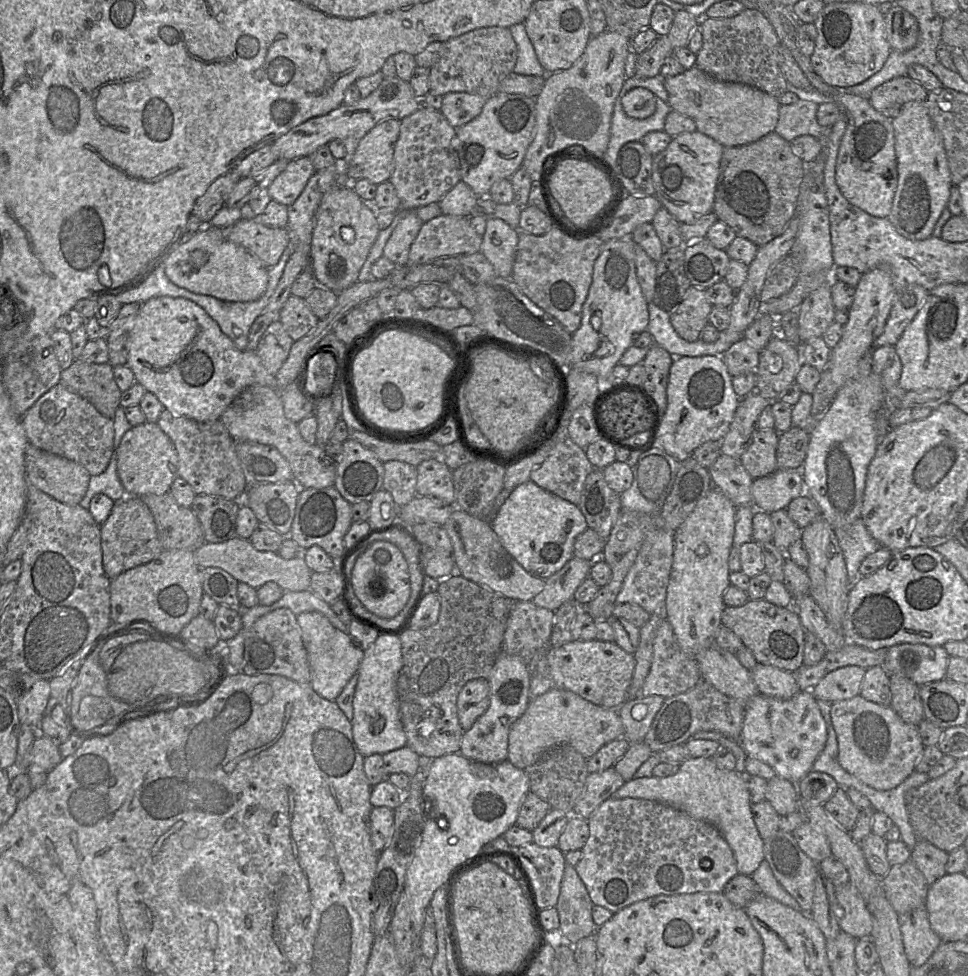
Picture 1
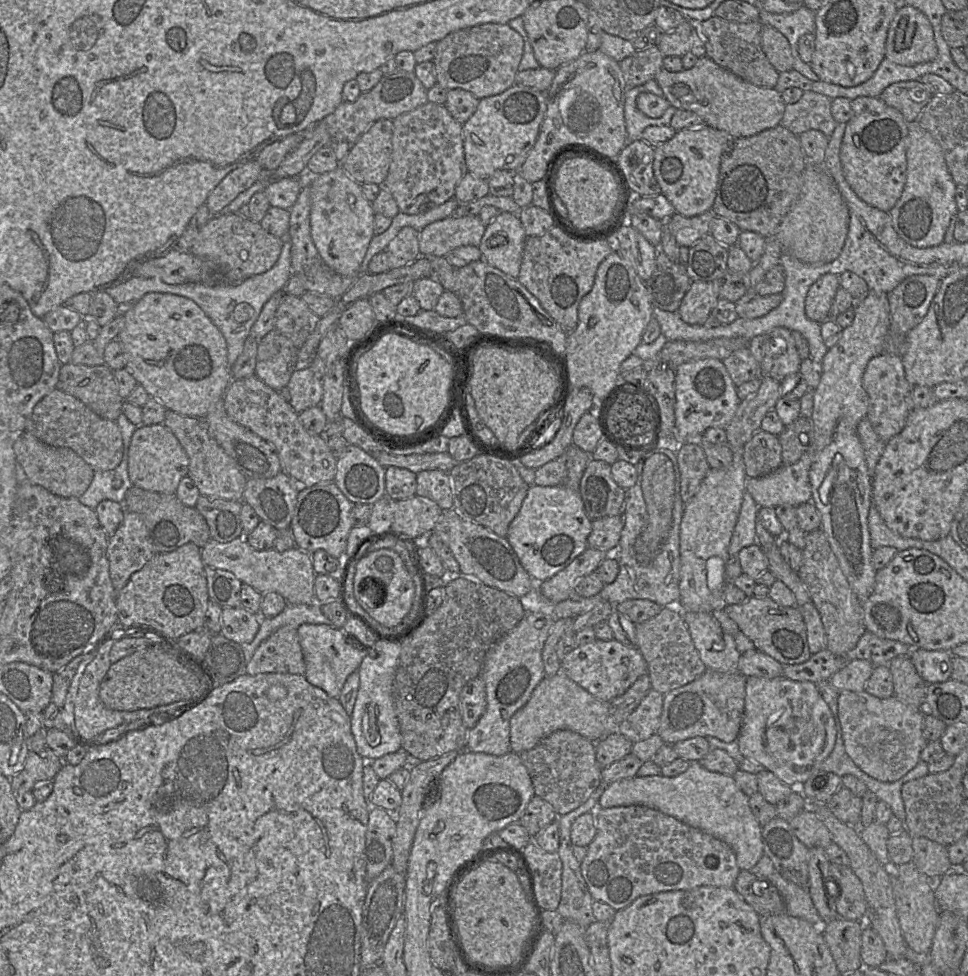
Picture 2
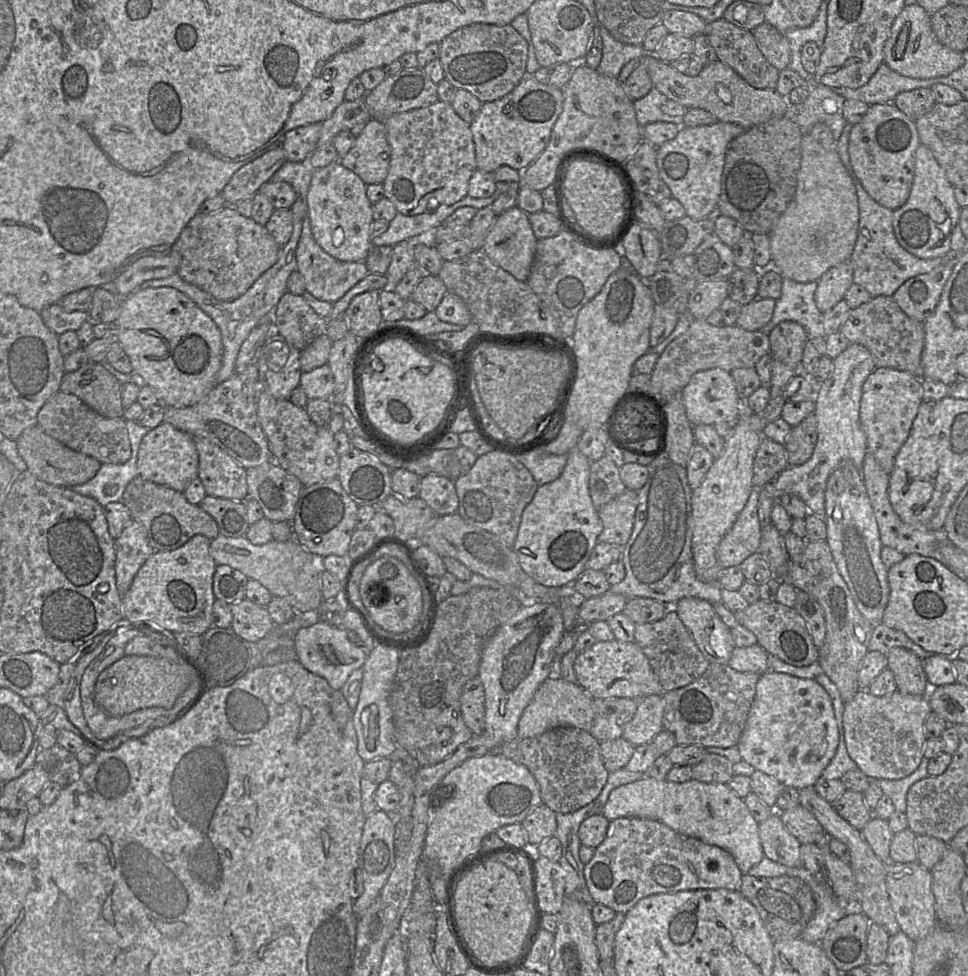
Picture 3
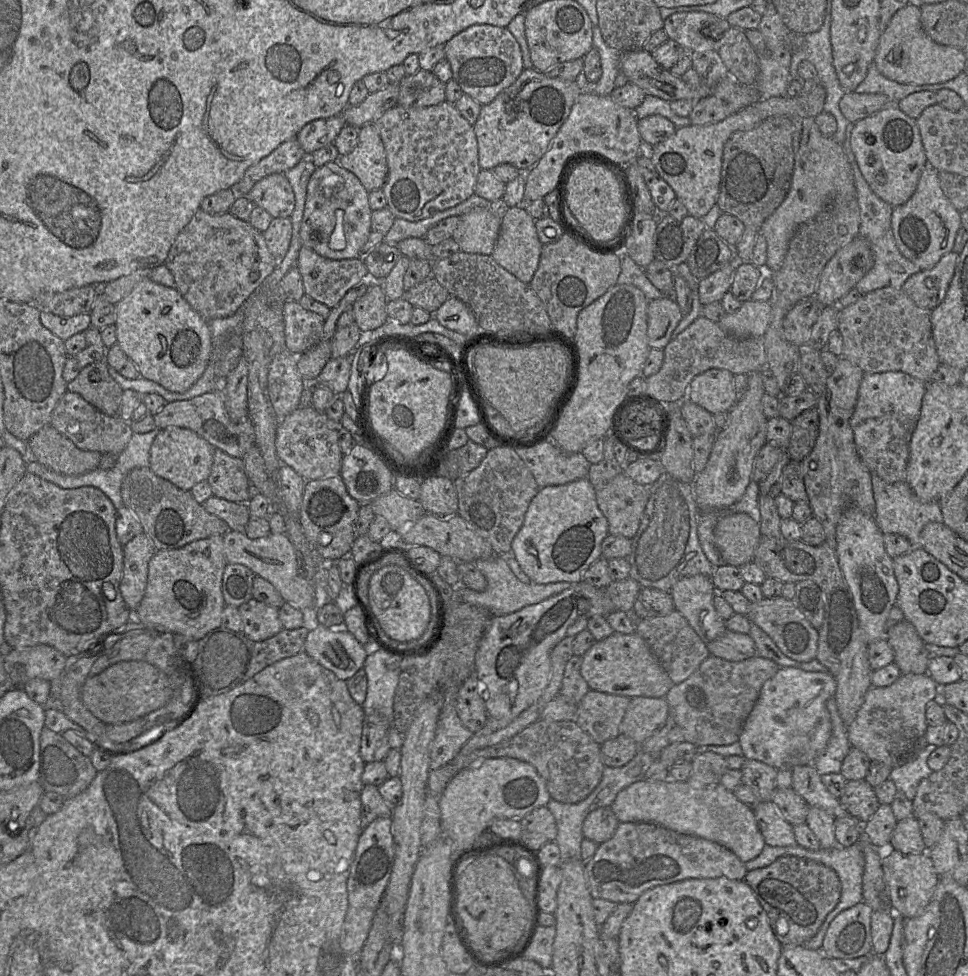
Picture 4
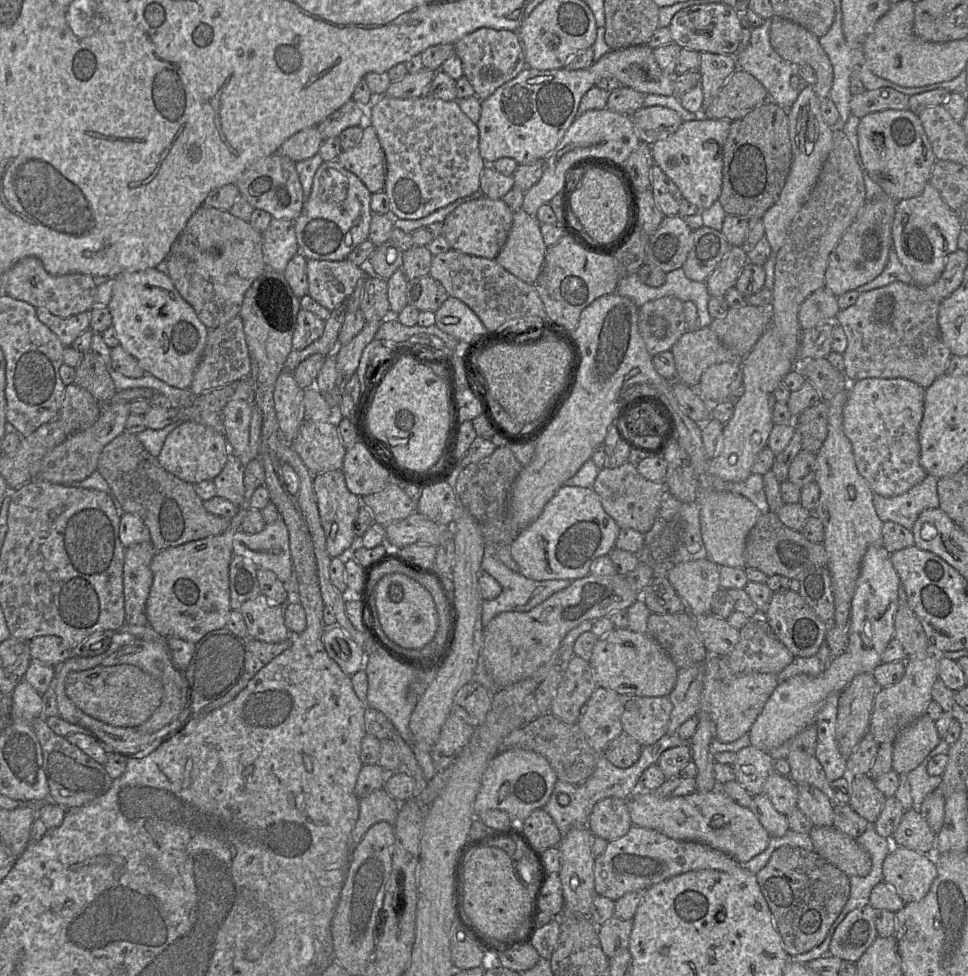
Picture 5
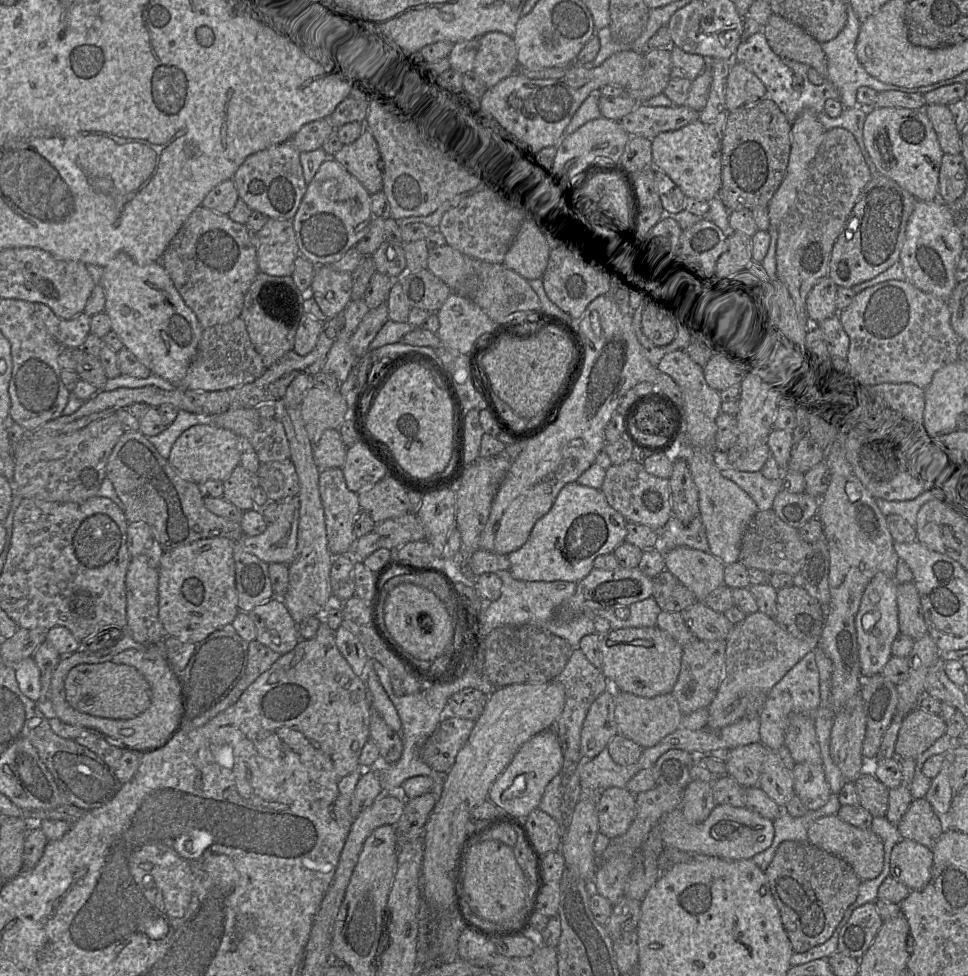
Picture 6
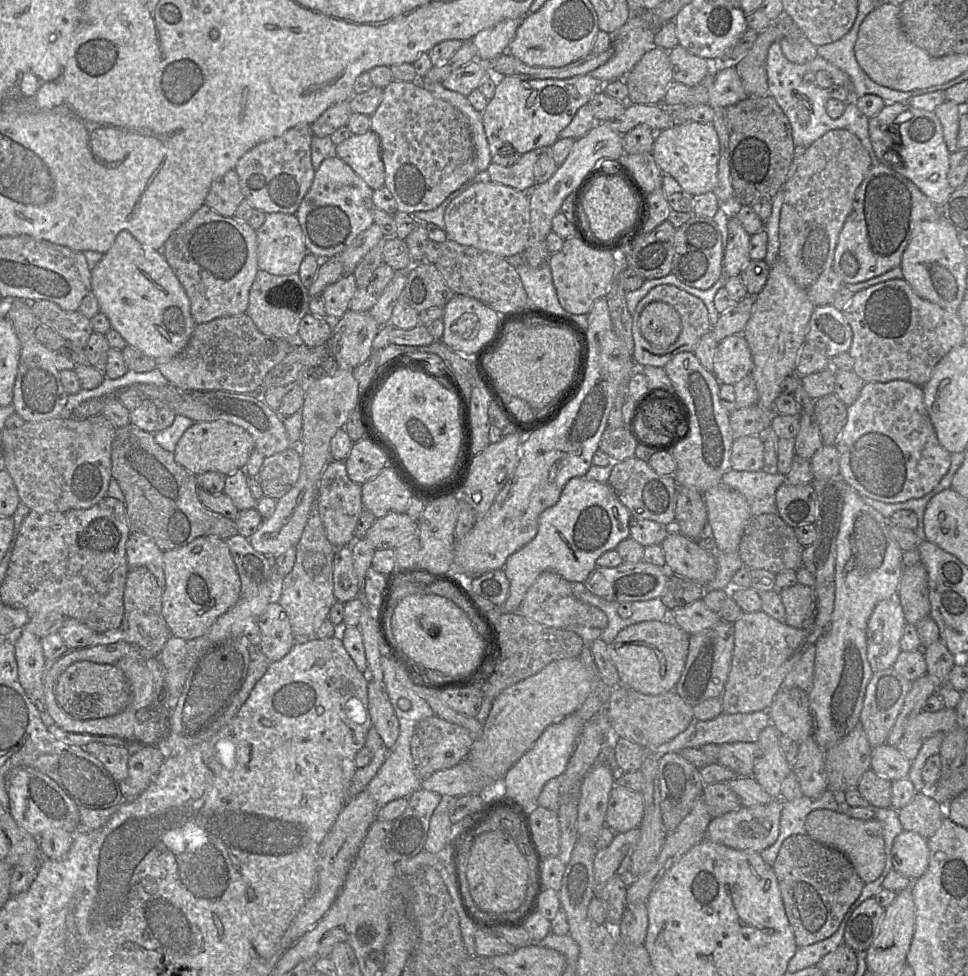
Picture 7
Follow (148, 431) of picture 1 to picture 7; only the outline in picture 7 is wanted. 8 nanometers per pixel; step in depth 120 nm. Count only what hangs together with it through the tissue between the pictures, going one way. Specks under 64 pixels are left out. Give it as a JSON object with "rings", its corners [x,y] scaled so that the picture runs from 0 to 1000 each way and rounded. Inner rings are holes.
{"rings":[[[218,431],[201,432],[190,443],[179,464],[181,472],[201,488],[214,484],[236,488],[251,481],[262,461],[262,453],[251,439],[232,431]]]}

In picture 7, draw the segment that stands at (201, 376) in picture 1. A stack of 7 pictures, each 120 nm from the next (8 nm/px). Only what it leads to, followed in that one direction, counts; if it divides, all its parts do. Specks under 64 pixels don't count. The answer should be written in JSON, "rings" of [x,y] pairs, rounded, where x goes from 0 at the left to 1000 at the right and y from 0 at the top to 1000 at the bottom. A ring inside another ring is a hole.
{"rings":[[[125,237],[120,242],[114,255],[94,277],[94,299],[101,308],[102,320],[112,326],[115,336],[125,343],[132,355],[160,368],[162,373],[185,363],[201,337],[195,305],[167,258],[148,253],[132,237]]]}

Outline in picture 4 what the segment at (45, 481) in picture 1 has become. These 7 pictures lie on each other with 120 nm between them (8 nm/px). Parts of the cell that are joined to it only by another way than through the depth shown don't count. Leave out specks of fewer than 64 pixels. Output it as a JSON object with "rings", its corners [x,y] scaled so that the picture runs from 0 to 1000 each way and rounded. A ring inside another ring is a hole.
{"rings":[[[53,435],[43,438],[28,455],[34,471],[65,487],[81,488],[102,477],[102,463],[80,459]]]}

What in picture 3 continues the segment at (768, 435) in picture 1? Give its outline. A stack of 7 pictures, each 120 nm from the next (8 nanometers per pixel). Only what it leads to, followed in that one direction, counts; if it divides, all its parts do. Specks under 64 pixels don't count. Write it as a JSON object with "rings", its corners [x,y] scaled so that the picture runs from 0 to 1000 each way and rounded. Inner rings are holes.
{"rings":[[[788,447],[778,472],[778,499],[789,499],[814,477],[810,455]]]}

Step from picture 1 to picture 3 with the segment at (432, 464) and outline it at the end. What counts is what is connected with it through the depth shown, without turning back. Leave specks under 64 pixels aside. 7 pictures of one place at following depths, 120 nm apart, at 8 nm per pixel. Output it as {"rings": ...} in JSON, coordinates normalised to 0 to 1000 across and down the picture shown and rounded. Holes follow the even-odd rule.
{"rings":[[[456,487],[435,489],[432,509],[439,513],[450,528],[467,527],[473,520],[469,493]]]}

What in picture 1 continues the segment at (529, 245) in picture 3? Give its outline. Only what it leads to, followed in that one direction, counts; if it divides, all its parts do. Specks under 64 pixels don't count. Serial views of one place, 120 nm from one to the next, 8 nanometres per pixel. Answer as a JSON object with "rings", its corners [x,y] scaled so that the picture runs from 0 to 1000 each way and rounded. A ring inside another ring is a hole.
{"rings":[[[511,222],[503,223],[496,258],[509,273],[512,282],[527,285],[537,237]]]}

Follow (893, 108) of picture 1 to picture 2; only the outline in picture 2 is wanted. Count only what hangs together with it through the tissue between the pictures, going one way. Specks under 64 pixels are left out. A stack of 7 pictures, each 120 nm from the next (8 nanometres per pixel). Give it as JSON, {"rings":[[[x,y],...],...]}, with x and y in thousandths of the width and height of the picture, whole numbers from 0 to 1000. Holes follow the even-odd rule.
{"rings":[[[940,82],[918,87],[908,100],[917,109],[928,113],[939,127],[947,124],[964,97],[951,83]]]}

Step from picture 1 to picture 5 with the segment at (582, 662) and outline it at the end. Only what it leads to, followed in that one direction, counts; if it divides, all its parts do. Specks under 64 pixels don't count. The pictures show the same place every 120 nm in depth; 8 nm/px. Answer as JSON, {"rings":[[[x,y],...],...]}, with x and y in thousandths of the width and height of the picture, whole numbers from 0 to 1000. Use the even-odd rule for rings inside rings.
{"rings":[[[648,643],[633,644],[618,654],[608,680],[618,704],[634,708],[638,712],[690,713],[697,703],[700,688],[696,678],[674,652]]]}

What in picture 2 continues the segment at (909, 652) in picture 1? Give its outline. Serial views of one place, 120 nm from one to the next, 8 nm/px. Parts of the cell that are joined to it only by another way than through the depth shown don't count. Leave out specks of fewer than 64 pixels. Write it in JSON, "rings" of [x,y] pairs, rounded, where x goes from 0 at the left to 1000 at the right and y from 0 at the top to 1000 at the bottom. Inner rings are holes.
{"rings":[[[943,665],[939,671],[947,690],[958,701],[977,699],[983,691],[983,671],[978,667]]]}

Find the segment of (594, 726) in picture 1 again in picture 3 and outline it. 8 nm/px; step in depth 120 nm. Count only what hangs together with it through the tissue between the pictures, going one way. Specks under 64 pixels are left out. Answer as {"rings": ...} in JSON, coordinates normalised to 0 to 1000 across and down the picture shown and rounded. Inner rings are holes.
{"rings":[[[573,690],[558,701],[541,726],[535,740],[534,755],[553,755],[580,744],[608,749],[614,735],[612,716],[597,700],[588,699]]]}

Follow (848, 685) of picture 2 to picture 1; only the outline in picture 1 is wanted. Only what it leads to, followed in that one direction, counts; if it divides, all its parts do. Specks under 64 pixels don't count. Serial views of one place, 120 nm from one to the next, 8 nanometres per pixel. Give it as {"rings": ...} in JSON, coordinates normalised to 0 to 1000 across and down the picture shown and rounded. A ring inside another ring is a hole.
{"rings":[[[878,681],[856,689],[838,709],[844,717],[862,720],[885,713],[888,710],[895,685]]]}

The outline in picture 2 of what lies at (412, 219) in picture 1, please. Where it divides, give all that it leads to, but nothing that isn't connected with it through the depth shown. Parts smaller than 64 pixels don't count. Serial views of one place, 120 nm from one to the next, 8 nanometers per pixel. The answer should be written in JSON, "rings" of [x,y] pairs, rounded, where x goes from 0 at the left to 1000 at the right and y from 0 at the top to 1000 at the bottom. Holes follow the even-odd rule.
{"rings":[[[415,234],[409,243],[403,247],[399,254],[401,261],[402,276],[417,274],[432,263],[433,258],[433,237],[425,234]]]}

